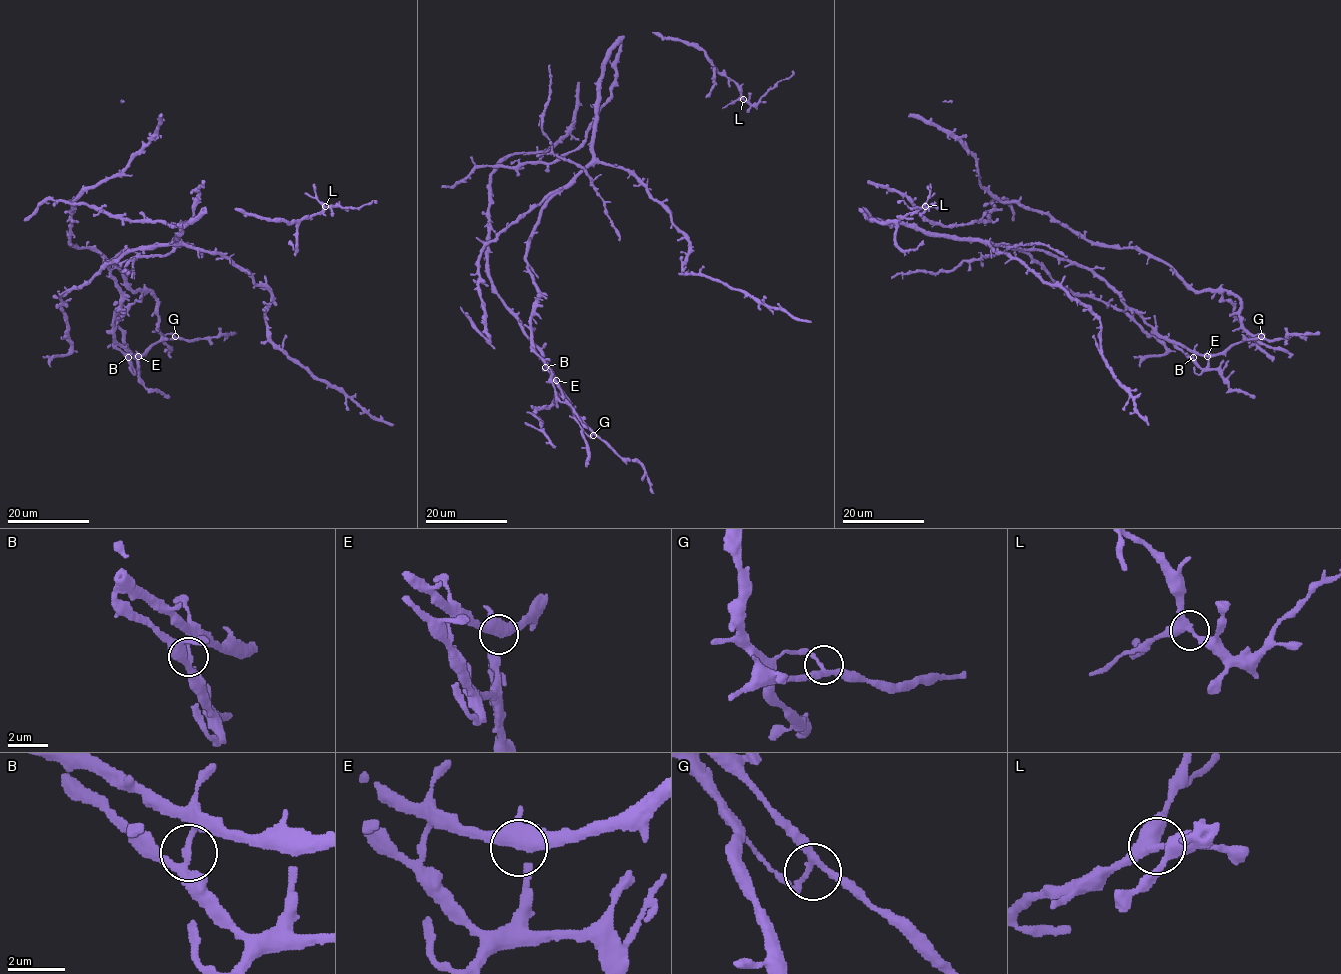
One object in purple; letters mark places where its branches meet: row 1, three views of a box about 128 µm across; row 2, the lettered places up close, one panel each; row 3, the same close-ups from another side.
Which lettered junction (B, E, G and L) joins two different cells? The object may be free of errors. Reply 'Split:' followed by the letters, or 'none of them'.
Split: none of them

